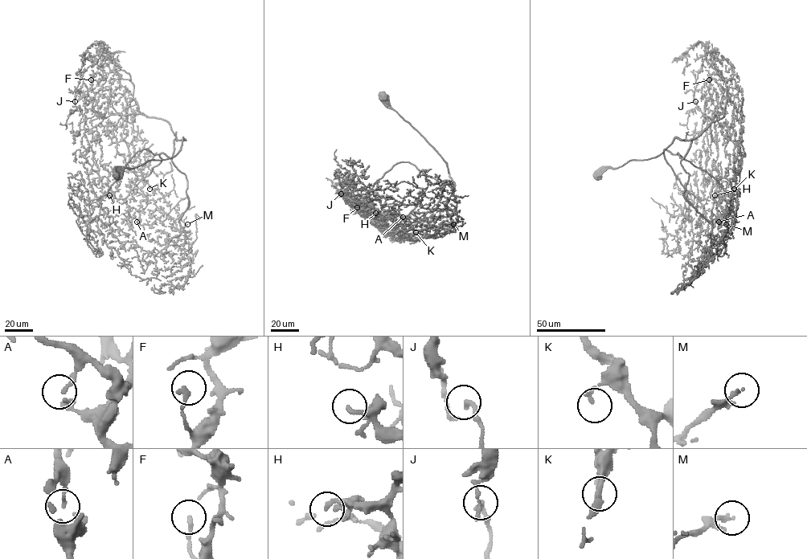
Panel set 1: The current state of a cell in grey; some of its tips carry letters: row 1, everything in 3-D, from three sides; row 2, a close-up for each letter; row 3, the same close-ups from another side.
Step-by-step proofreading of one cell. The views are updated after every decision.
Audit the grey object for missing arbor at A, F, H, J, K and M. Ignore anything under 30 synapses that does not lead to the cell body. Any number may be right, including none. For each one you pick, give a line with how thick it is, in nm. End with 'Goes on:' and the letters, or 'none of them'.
Goes on: none of them

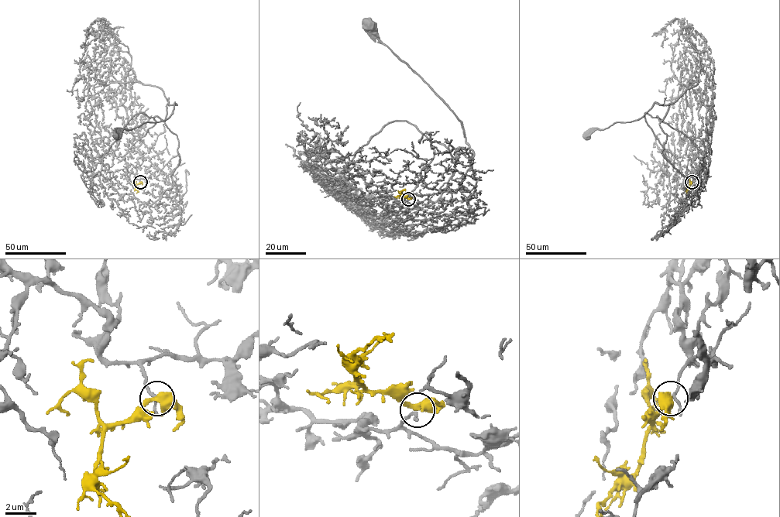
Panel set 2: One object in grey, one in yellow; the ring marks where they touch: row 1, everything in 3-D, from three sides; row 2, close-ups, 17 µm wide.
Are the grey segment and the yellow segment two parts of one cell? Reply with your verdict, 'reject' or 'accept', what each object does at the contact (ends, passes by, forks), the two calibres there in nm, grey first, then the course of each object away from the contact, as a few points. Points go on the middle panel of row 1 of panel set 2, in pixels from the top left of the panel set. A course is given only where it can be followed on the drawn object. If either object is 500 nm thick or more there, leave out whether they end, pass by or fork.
accept; grey passes by; yellow forks; calibres 150 and 380 nm; course grey (408, 199), (378, 204), (393, 207), (413, 190), (432, 142), (453, 162), (469, 146), (453, 111), (368, 25); course yellow (408, 199), (401, 195), (400, 192), (403, 190), (401, 191)

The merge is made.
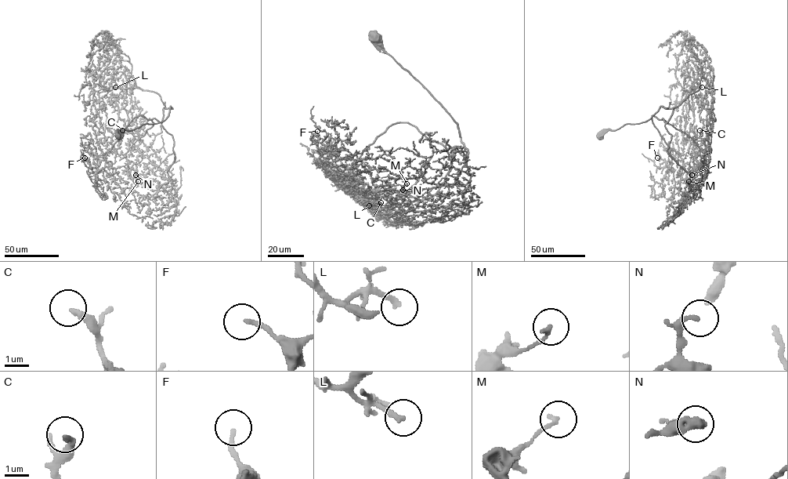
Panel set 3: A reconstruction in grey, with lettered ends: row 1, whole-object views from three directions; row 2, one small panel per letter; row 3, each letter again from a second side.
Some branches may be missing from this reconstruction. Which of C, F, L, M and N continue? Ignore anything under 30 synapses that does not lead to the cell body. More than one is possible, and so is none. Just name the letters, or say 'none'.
C, F, L

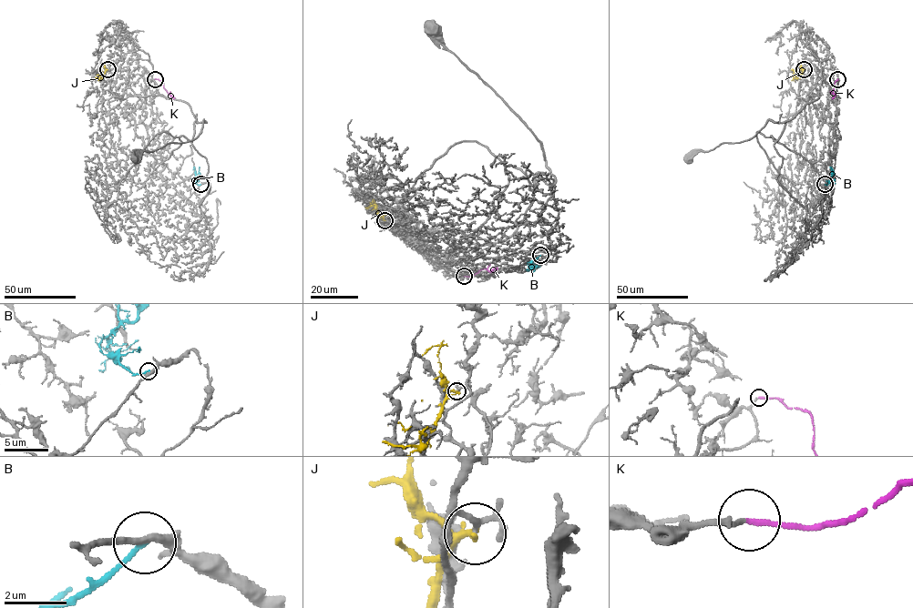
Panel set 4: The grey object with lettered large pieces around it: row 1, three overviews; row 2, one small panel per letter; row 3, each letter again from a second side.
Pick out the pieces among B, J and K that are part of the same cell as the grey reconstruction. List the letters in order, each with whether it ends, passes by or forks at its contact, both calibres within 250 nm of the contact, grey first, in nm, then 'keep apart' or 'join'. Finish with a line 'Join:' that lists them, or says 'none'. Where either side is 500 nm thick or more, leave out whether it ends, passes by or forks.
B: it ends there; 240 nm thick on the grey side, 150 nm on the other; keep apart
J: it passes by; 120 nm thick on the grey side, 150 nm on the other; keep apart
K: it ends there; 140 nm thick on the grey side, 180 nm on the other; join
Join: K

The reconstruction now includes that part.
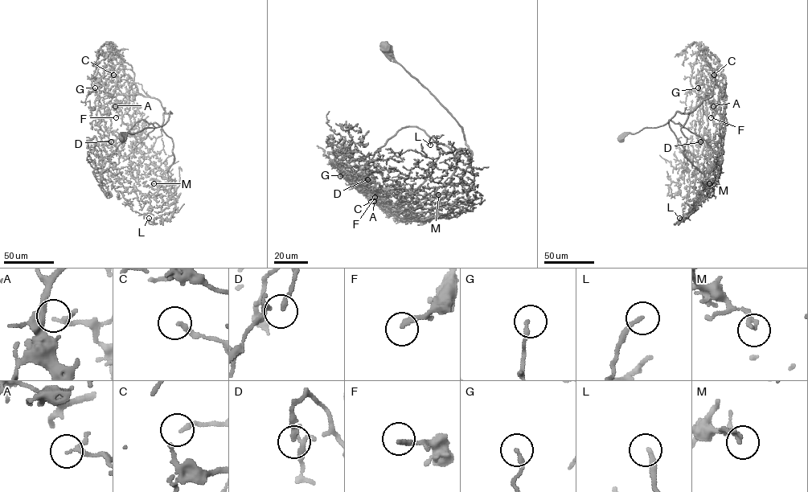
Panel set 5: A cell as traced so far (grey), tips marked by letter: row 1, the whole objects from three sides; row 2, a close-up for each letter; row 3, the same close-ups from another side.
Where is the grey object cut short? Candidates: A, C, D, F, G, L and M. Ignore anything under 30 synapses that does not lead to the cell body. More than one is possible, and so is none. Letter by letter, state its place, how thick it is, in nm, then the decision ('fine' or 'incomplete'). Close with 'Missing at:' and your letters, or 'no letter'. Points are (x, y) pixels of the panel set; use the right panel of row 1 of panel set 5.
A: at (713, 106); 130 nm thick; fine
C: at (714, 75); 190 nm thick; fine
D: at (700, 141); 190 nm thick; fine
F: at (711, 117); 220 nm thick; incomplete
G: at (698, 88); 150 nm thick; fine
L: at (679, 218); 160 nm thick; fine
M: at (709, 183); 200 nm thick; fine
Missing at: F

